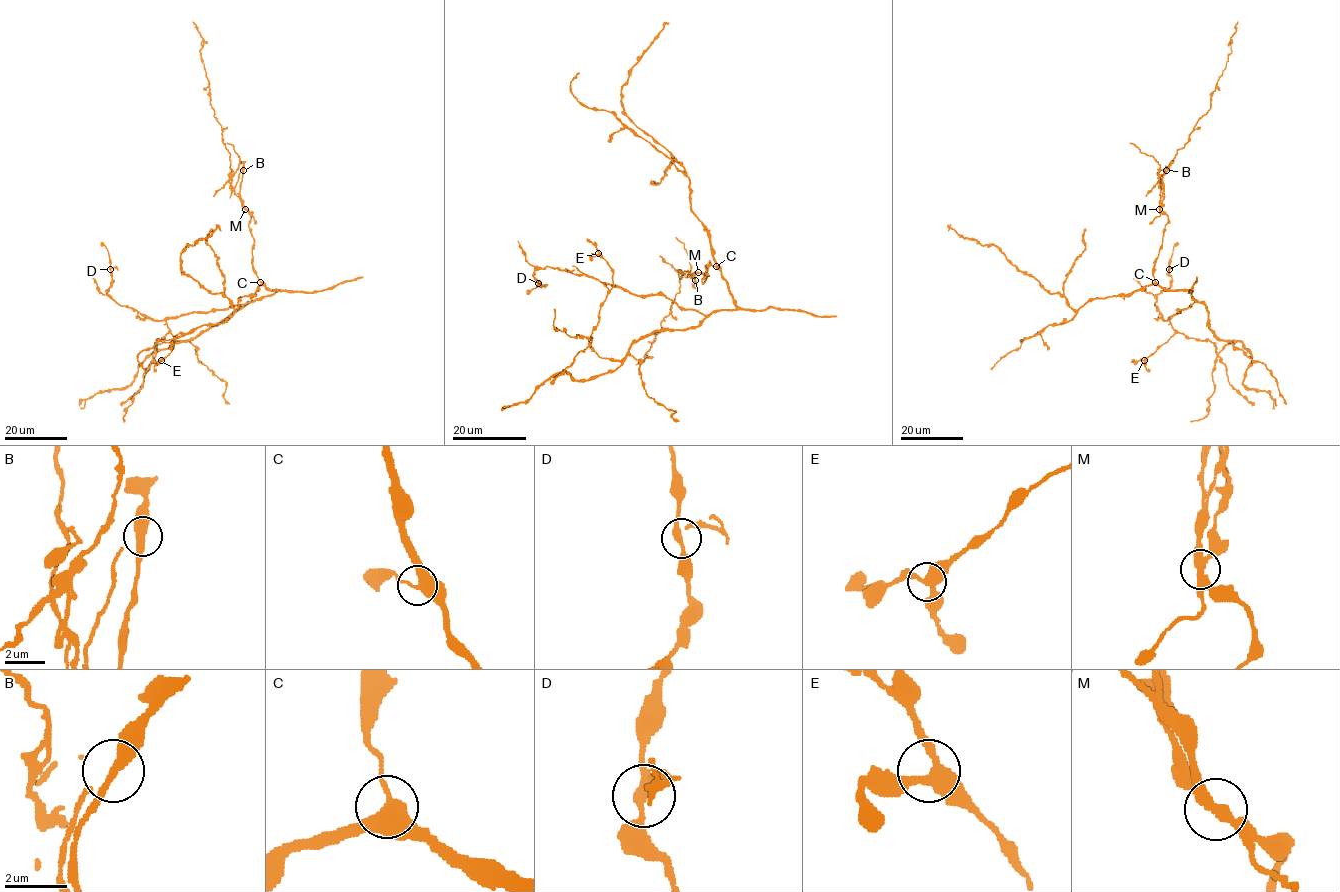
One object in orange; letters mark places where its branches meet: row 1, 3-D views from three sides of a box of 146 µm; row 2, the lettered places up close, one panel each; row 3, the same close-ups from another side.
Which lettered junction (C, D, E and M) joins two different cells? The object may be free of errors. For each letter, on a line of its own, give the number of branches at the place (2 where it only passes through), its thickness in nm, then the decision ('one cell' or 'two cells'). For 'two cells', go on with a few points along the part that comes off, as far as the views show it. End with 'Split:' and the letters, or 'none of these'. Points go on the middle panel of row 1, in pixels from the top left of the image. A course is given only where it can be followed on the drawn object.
C: 3 | 340 nm | one cell
D: 3 | 240 nm | one cell
E: 3 | 360 nm | one cell
M: 3 | 280 nm | two cells | (698, 272), (678, 274), (679, 291), (669, 314), (644, 357), (648, 356), (636, 365)
Split: M

